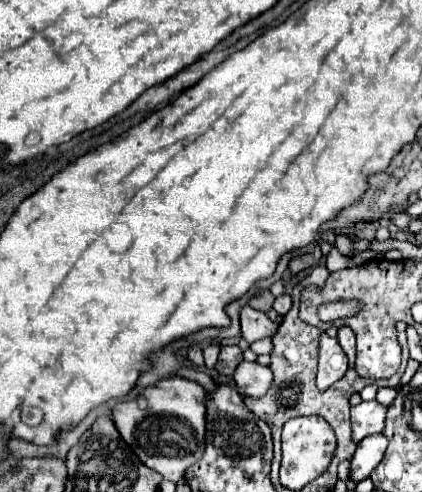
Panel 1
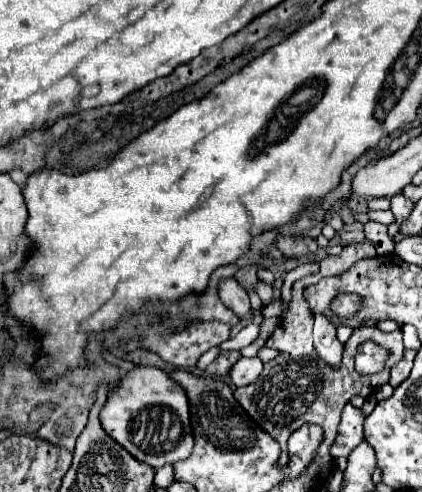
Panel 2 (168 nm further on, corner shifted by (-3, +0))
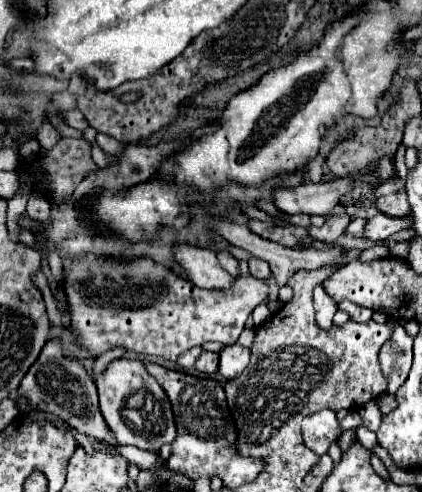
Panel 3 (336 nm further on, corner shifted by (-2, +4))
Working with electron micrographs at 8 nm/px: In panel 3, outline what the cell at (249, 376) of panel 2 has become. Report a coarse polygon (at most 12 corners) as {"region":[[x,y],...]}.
{"region":[[237,342],[219,352],[219,374],[237,378],[249,364],[249,348]]}

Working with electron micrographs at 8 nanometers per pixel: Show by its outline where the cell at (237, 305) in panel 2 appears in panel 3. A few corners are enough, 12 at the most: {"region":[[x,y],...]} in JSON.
{"region":[[179,244],[173,256],[199,288],[225,288],[233,276],[213,250]]}

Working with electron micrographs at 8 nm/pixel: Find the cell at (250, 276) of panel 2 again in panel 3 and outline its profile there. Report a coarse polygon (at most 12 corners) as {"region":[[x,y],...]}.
{"region":[[217,250],[221,268],[231,276],[239,274],[239,264],[229,252]]}

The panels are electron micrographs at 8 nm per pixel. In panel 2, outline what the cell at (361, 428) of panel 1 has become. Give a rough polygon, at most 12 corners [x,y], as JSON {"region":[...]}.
{"region":[[344,406],[334,458],[348,454],[364,440],[362,408]]}

